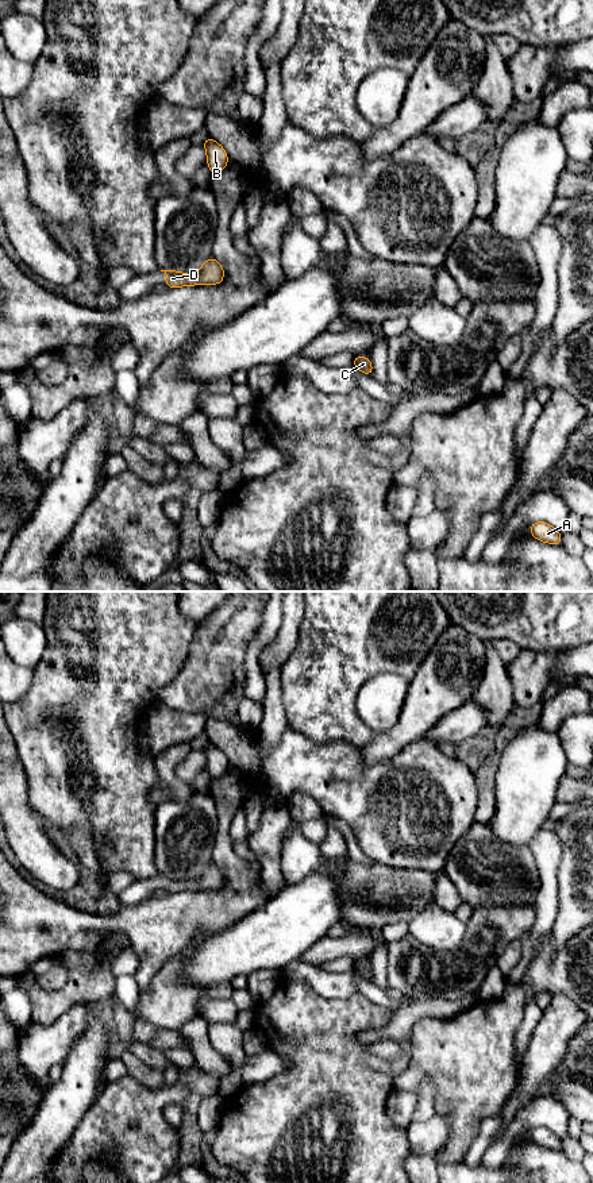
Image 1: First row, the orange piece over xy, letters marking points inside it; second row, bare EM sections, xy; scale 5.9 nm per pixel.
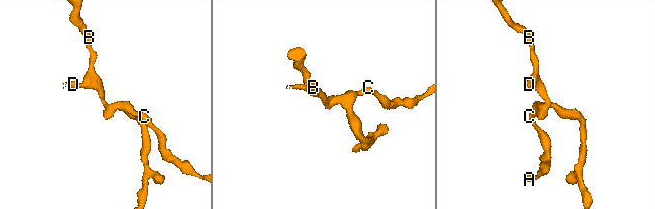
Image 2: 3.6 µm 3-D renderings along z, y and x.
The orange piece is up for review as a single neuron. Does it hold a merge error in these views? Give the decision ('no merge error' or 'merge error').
no merge error

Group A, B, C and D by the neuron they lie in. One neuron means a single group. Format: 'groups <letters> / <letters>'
groups A B C D

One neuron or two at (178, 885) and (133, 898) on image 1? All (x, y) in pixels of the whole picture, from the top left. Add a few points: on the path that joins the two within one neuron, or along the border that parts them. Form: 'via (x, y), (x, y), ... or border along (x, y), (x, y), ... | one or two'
via (168, 883), (153, 883), (143, 889) | one

